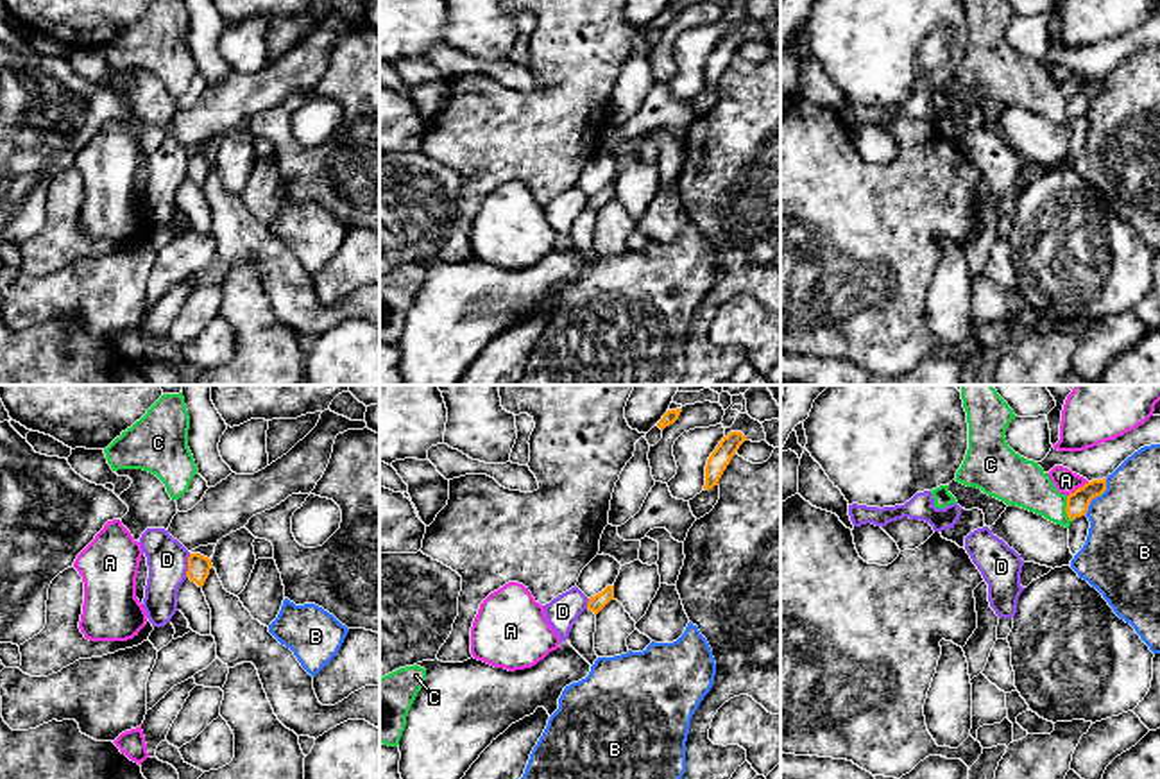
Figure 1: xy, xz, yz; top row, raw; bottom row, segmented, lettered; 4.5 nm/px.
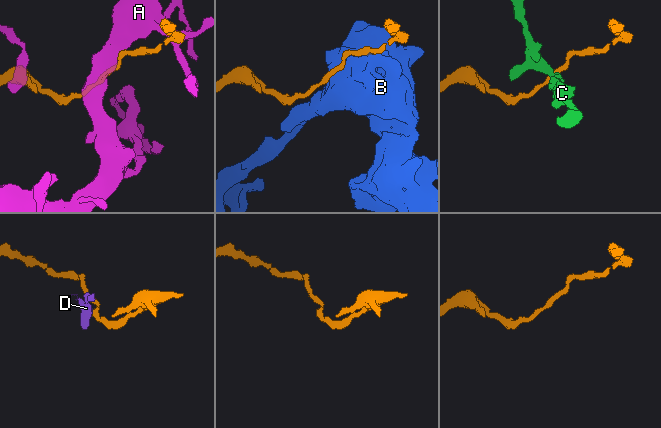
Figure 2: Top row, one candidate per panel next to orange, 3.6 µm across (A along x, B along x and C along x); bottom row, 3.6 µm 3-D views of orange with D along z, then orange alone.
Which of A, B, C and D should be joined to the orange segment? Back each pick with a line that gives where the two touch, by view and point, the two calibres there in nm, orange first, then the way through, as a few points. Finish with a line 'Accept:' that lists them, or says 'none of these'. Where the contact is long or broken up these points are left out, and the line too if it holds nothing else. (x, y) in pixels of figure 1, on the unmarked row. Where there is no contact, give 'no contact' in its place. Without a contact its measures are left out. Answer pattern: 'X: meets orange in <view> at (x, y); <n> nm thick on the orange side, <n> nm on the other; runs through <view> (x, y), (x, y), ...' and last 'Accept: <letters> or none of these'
Accept: none of these

